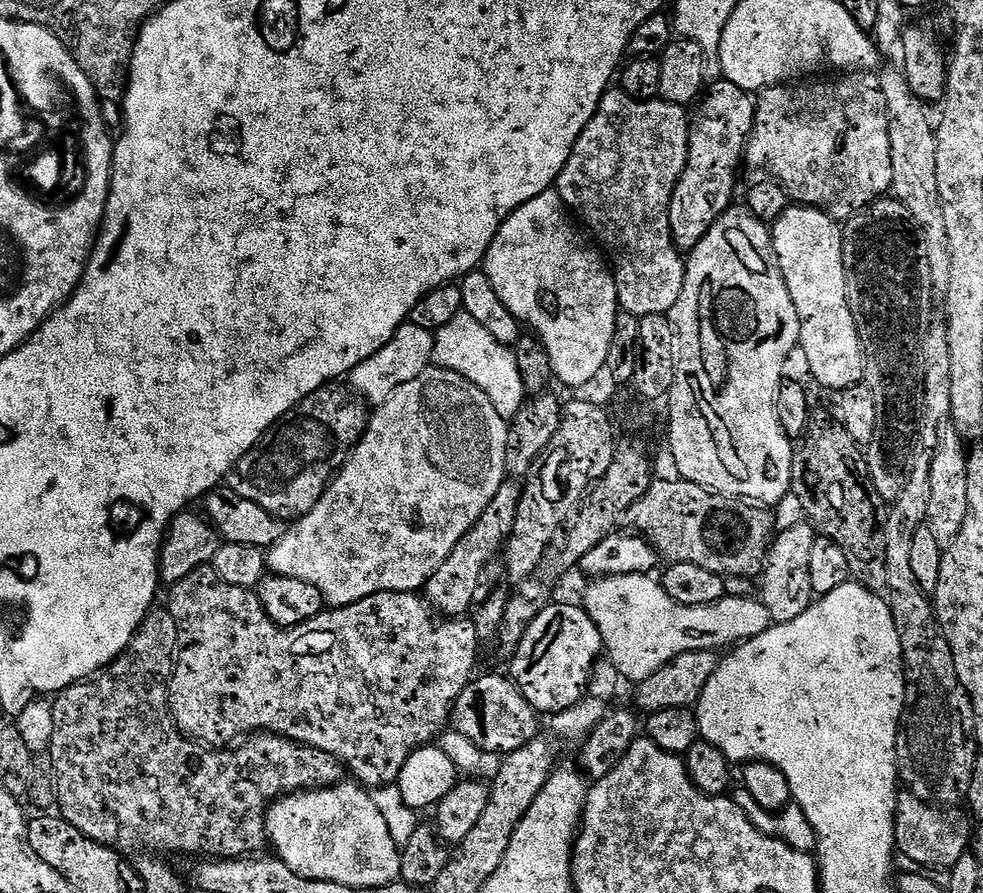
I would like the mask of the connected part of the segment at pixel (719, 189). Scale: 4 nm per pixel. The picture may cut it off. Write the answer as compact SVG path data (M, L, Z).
M723 78L717 80L717 84L707 85L702 99L695 105L696 116L694 112L688 126L686 166L682 170L680 181L676 184L668 211L672 237L677 242L684 242L684 240L695 242L706 238L710 226L714 226L714 222L718 222L718 218L733 207L732 195L736 192L736 171L740 168L740 160L742 164L745 159L748 141L756 123L756 101L753 93L748 93L744 89L747 87L741 86L737 81Z

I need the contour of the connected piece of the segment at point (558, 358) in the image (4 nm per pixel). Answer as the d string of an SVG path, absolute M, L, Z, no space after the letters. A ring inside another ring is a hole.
M549 190L542 194L538 194L538 198L530 198L530 202L526 202L517 212L510 214L510 218L498 230L494 242L489 246L488 253L484 256L482 272L490 282L490 286L494 286L494 294L498 294L498 298L502 298L502 306L506 306L506 310L510 310L510 314L514 314L514 318L520 321L521 325L528 327L529 324L529 326L536 331L537 338L544 343L544 348L542 348L543 355L550 358L553 377L555 377L557 381L560 379L568 388L584 388L596 375L599 374L600 371L602 373L605 371L608 363L610 342L614 338L616 314L621 311L621 306L620 299L618 298L618 290L616 289L616 277L610 271L605 257L593 247L589 237L585 235L579 227L576 229L575 226L572 225L571 219L573 220L573 217L570 215L570 209L565 206L564 200L559 192Z

